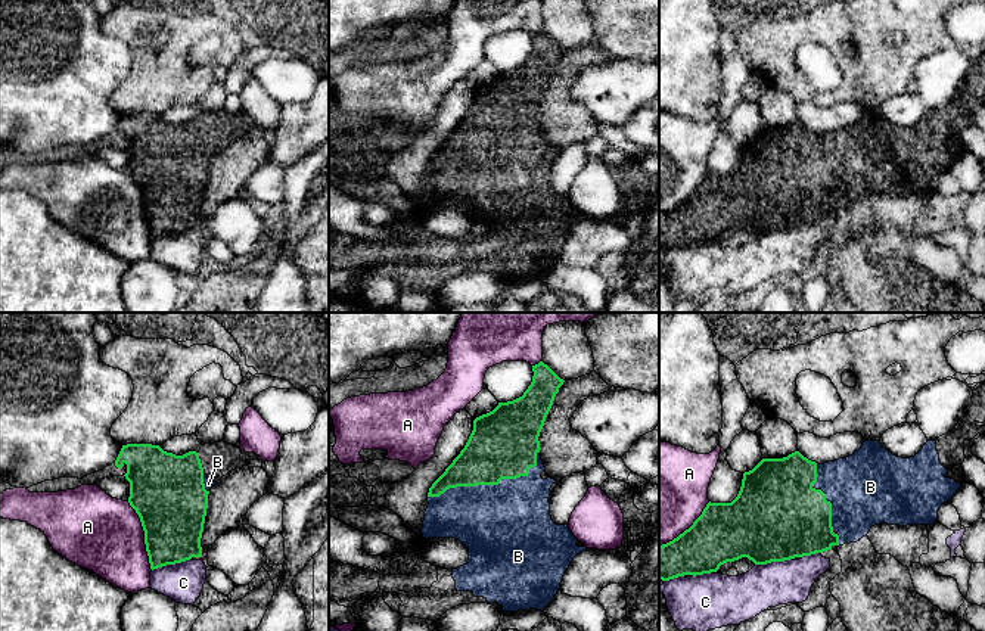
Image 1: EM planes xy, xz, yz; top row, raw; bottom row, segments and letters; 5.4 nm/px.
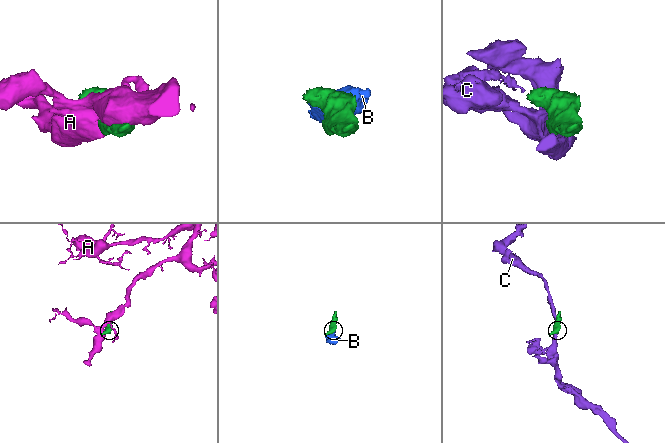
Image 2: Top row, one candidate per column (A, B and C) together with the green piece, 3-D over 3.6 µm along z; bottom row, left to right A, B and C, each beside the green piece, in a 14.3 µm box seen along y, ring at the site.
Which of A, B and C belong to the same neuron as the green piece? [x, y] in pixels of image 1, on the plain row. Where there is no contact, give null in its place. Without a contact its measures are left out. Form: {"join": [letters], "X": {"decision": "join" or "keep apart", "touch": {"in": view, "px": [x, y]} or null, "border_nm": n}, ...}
{"join": ["B"], "A": {"decision": "keep apart", "touch": {"in": "xy", "px": [145, 205]}, "border_nm": 400}, "B": {"decision": "join", "touch": {"in": "xz", "px": [490, 154]}, "border_nm": 650}, "C": {"decision": "keep apart", "touch": {"in": "xy", "px": [171, 233]}, "border_nm": 220}}

